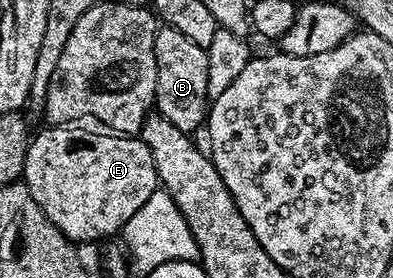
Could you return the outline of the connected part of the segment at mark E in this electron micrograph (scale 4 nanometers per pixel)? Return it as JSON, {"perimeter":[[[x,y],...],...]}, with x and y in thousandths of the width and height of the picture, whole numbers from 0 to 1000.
{"perimeter":[[[120,450],[99,489],[92,482],[76,504],[53,644],[115,781],[125,781],[150,835],[193,881],[260,867],[270,845],[300,849],[328,781],[338,781],[338,766],[349,766],[349,752],[359,752],[359,737],[369,737],[369,723],[410,673],[389,550],[361,496],[254,478],[188,450]]]}

